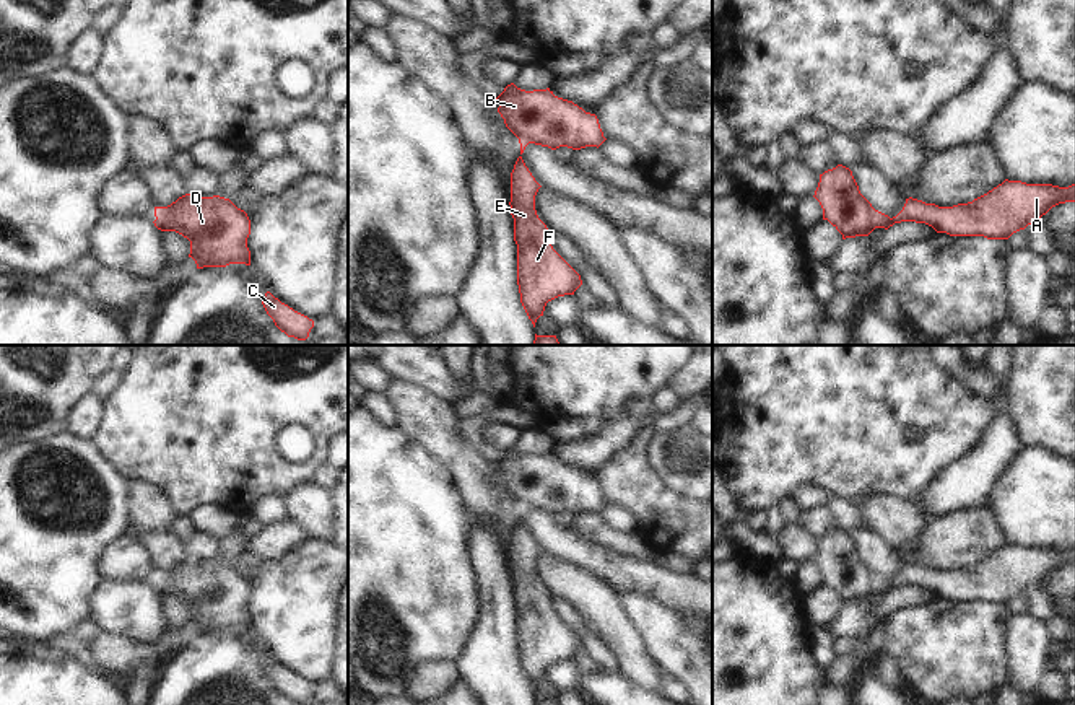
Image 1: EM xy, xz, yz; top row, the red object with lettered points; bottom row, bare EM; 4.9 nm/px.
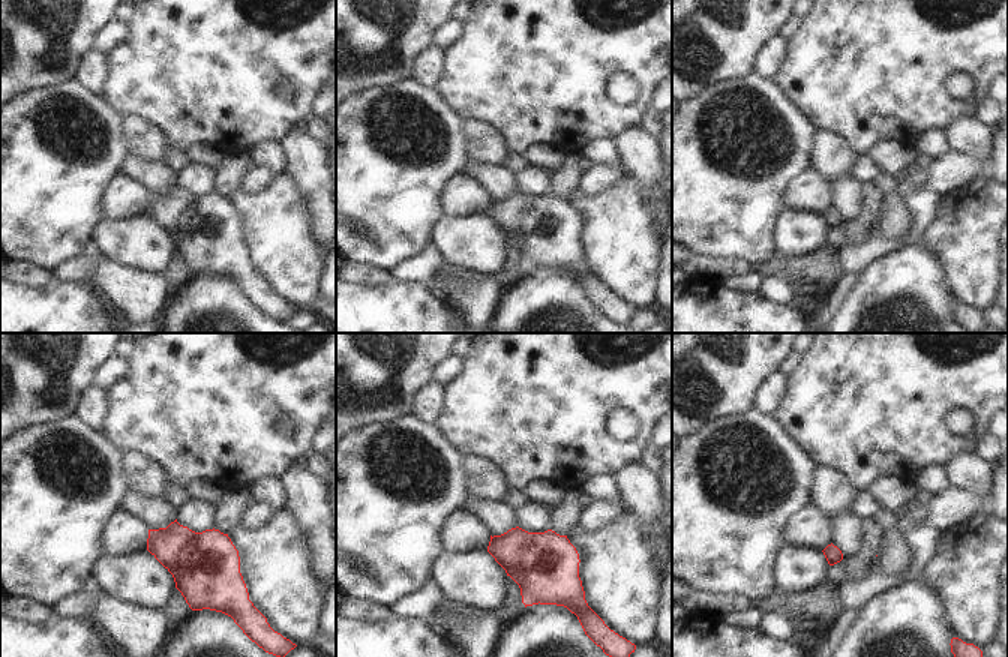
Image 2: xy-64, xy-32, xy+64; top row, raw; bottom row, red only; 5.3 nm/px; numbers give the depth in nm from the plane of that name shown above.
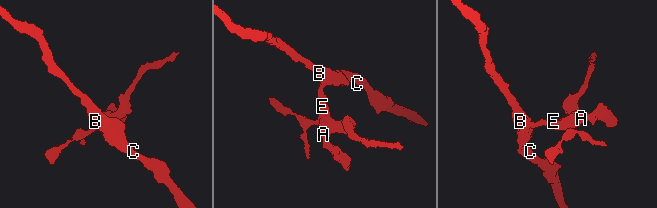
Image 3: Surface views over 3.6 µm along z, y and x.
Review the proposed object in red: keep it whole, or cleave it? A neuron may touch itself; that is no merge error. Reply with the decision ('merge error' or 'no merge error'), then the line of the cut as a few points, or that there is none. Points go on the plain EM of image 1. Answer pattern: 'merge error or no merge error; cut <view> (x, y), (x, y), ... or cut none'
merge error; cut xy (163, 572), (165, 583), (160, 593)

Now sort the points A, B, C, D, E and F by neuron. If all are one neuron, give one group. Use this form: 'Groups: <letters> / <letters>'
Groups: A E F / B C D.

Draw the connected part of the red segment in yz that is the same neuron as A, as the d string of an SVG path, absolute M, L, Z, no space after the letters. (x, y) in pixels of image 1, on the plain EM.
M1005 544L968 568L938 571L909 562L896 581L890 583L873 573L872 585L875 593L885 594L894 588L916 586L950 601L1008 604L1013 598L1039 585L1052 571L1065 567L1075 567L1075 549L1059 552Z

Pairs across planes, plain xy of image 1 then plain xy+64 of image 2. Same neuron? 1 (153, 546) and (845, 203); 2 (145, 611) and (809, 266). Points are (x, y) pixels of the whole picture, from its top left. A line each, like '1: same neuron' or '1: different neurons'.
1: same neuron
2: different neurons

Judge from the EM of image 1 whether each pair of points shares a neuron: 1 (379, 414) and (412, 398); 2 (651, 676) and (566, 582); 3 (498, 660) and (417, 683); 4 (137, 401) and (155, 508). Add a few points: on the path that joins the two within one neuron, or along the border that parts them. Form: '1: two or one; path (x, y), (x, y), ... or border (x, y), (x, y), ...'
1: two; border (381, 393), (392, 407), (397, 425)
2: one; path (630, 653), (623, 640), (589, 604)
3: two; border (452, 663), (459, 679)
4: two; border (127, 479), (150, 484), (176, 515)

